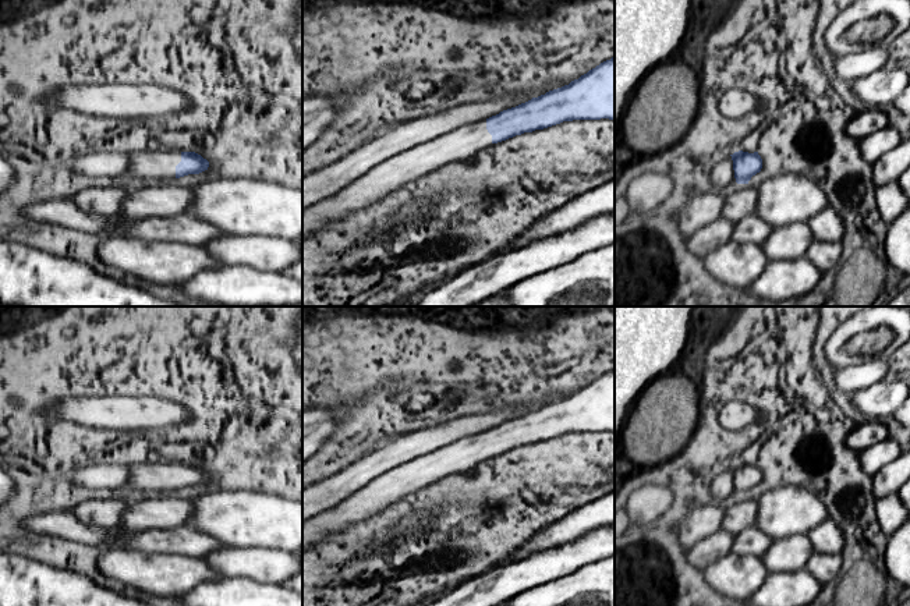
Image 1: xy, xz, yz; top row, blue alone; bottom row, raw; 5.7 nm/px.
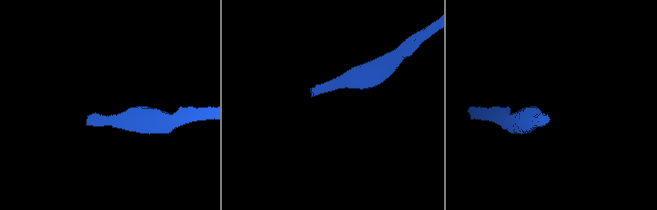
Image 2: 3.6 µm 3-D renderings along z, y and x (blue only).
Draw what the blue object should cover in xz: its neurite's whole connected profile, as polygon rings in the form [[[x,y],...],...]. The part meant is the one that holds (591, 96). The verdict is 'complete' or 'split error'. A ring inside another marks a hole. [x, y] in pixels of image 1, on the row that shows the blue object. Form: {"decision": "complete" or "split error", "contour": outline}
{"decision": "split error", "contour": [[[615,57],[569,85],[380,162],[337,194],[302,210],[302,240],[385,199],[404,185],[412,185],[447,163],[475,156],[492,143],[563,121],[601,118],[615,120]]]}

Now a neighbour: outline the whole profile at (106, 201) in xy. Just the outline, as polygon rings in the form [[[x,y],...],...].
[[[117,181],[105,187],[89,187],[71,198],[82,210],[105,217],[120,213],[124,198],[128,195],[128,184]]]

